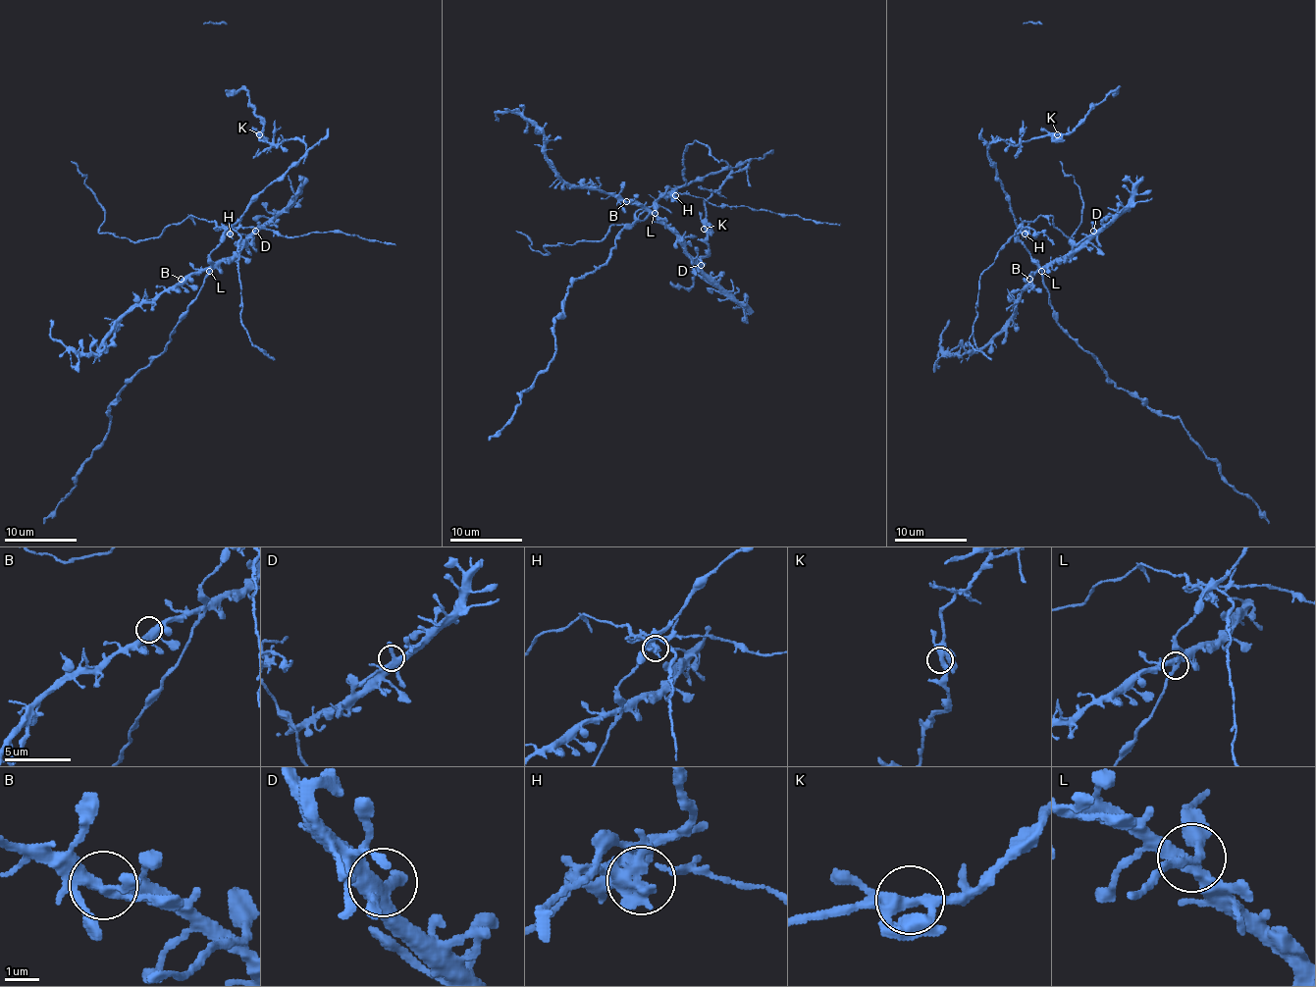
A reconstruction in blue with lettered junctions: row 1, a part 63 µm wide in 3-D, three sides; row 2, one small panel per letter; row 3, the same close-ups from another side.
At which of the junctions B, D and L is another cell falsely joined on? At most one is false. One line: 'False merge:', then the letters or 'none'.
False merge: L

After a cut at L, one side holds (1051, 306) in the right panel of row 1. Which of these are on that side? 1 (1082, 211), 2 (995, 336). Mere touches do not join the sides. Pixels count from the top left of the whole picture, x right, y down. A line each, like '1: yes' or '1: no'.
1: yes
2: no

